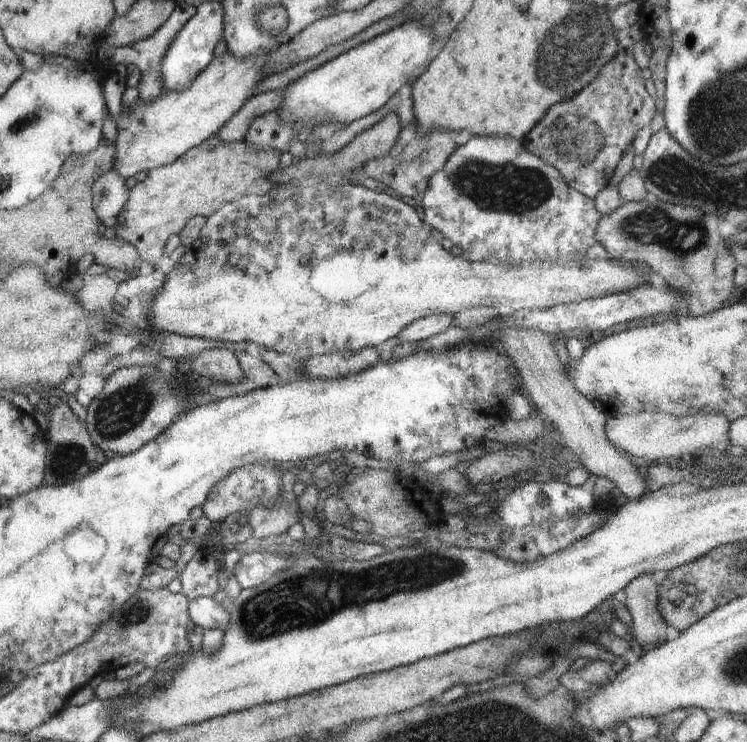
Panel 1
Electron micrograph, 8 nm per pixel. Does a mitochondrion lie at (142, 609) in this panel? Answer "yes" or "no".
yes

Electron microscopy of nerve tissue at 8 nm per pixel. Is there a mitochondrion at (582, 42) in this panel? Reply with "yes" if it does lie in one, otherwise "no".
yes

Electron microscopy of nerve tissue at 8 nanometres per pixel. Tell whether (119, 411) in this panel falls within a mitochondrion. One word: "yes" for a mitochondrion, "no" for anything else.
yes

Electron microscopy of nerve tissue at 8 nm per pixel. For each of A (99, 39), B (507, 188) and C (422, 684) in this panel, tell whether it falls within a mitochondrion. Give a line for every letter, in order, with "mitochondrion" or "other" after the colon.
A: other
B: mitochondrion
C: other

